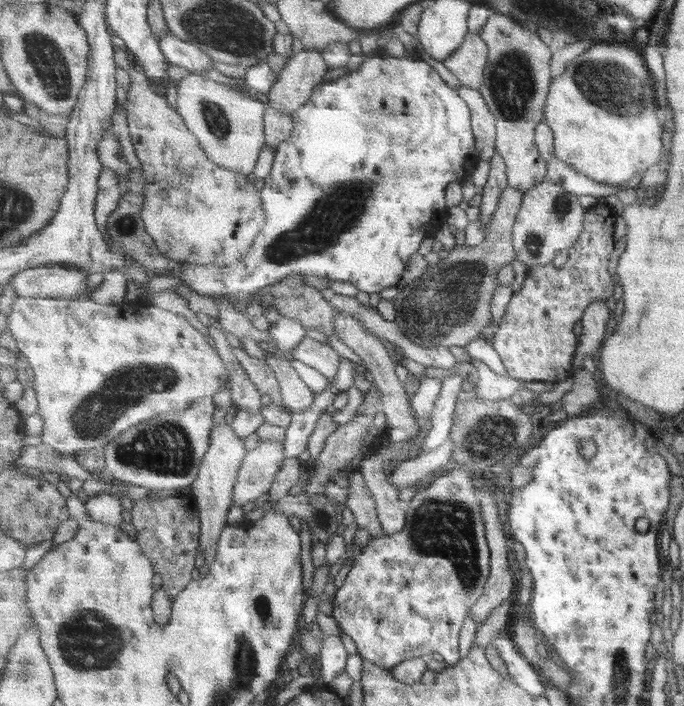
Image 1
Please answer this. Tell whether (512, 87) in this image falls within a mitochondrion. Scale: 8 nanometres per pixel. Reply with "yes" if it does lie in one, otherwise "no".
yes

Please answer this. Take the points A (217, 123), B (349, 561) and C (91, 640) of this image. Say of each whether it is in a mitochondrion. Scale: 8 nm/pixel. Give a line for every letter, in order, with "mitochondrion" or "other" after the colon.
A: mitochondrion
B: other
C: mitochondrion

